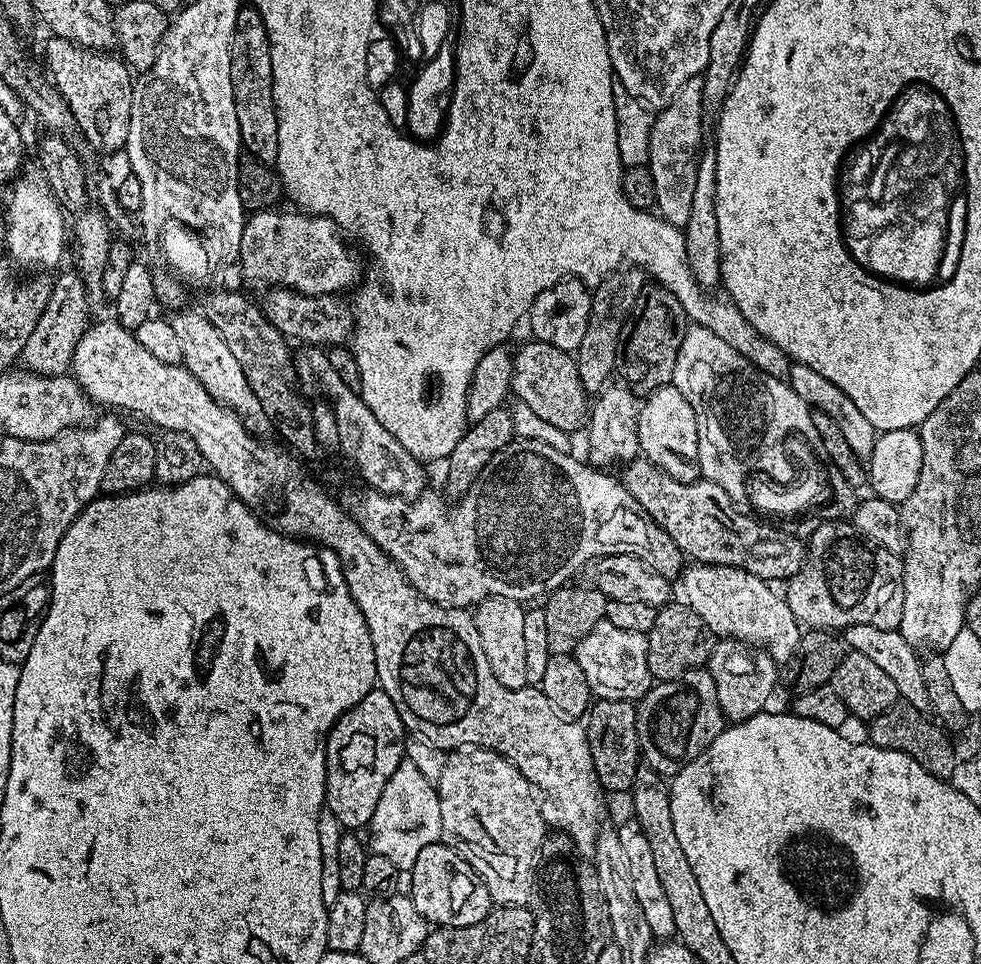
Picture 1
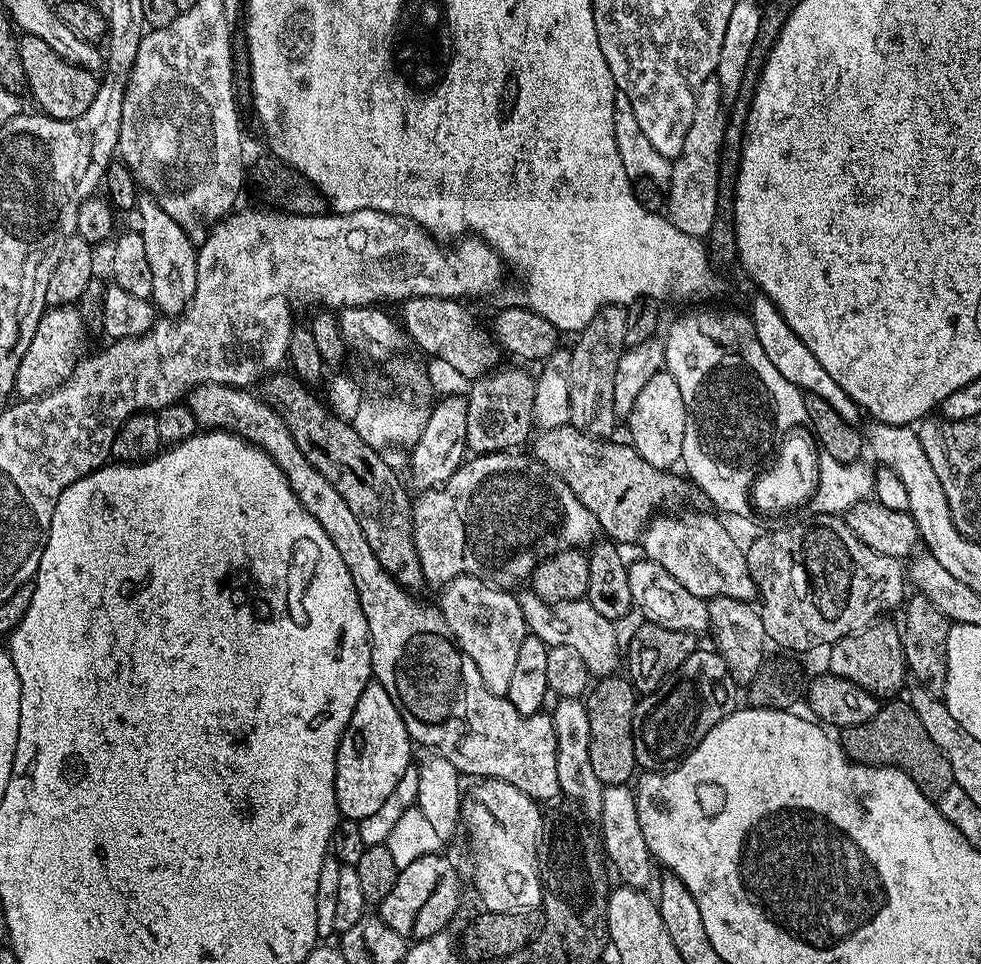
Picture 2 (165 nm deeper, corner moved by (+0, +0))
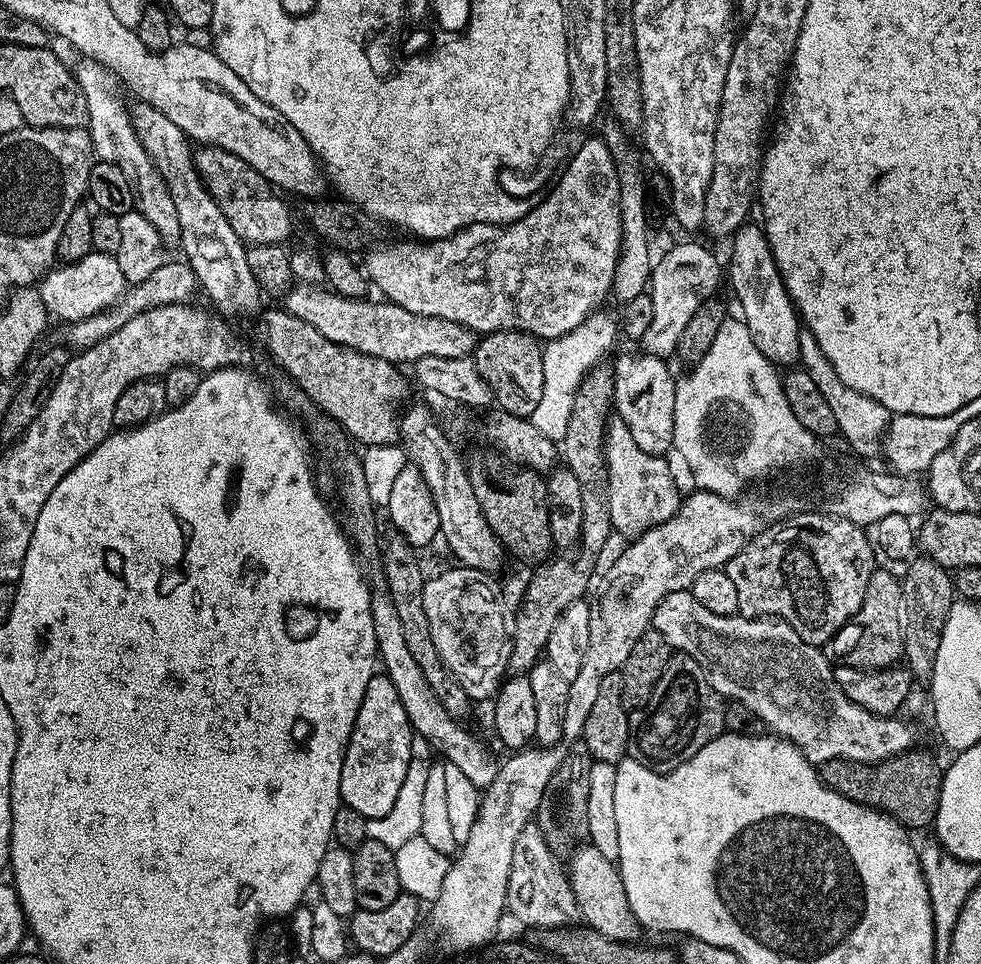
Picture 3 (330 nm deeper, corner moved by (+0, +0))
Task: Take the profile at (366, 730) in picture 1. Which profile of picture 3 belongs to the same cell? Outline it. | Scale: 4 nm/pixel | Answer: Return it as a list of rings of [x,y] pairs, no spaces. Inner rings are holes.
[[[374,674],[366,685],[366,694],[362,694],[362,706],[344,751],[340,783],[343,807],[358,810],[358,814],[368,821],[386,818],[386,814],[390,814],[398,798],[398,789],[406,778],[406,766],[410,766],[413,735],[406,706],[402,706],[402,698],[398,698],[394,682],[390,682],[386,674]]]

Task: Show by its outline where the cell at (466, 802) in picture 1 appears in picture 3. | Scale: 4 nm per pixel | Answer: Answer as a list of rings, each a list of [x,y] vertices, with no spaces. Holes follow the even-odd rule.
[[[534,822],[527,824],[518,834],[518,842],[514,842],[506,908],[510,916],[512,912],[513,918],[528,928],[566,928],[575,925],[580,915],[568,873],[556,853],[546,846],[546,838]]]

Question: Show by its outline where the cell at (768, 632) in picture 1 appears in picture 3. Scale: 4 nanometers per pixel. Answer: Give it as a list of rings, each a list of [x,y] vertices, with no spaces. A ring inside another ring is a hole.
[[[618,418],[609,419],[604,429],[604,462],[606,465],[606,487],[608,509],[612,527],[627,538],[635,538],[655,524],[666,522],[680,508],[682,491],[672,477],[672,468],[664,456],[646,454],[638,442],[634,442],[626,422]]]

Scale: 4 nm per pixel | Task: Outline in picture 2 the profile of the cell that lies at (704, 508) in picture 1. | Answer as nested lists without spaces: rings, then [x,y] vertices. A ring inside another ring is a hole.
[[[571,423],[557,428],[545,428],[531,441],[531,455],[549,473],[570,486],[570,490],[594,514],[599,531],[609,541],[624,546],[627,540],[641,539],[642,533],[659,504],[676,504],[684,492],[686,480],[675,476],[672,470],[661,470],[650,466],[631,443],[615,444],[612,438],[587,436],[573,428]]]

